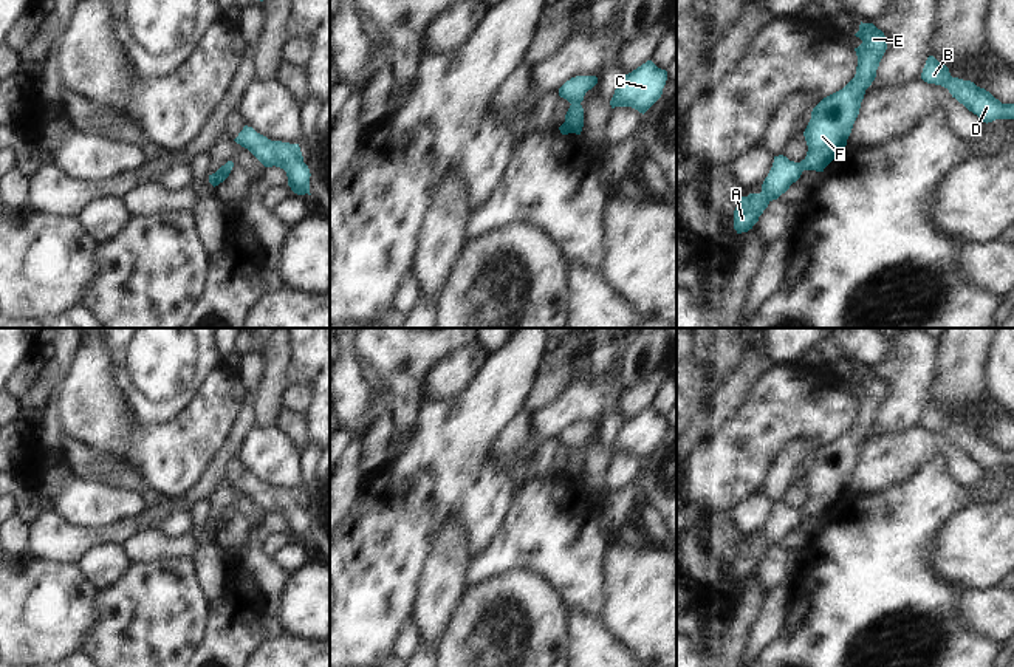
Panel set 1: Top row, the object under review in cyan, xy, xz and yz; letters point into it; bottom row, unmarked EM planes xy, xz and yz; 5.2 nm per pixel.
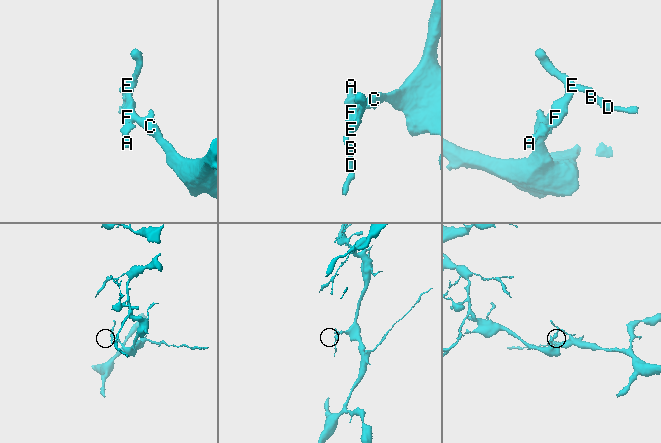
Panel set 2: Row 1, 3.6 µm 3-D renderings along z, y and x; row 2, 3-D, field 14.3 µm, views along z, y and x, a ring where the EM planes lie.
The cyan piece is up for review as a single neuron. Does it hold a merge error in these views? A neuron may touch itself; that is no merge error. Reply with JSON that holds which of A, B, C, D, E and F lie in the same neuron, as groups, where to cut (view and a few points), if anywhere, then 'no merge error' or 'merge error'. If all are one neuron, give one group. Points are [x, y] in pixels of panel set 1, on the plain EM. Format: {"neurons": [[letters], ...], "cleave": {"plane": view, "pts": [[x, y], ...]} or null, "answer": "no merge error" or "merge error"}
{"neurons": [["A", "B", "C", "D", "E", "F"]], "cleave": null, "answer": "no merge error"}

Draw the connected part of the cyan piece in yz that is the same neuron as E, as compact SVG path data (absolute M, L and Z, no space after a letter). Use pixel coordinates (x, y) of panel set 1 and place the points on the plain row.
M873 370L859 371L855 381L862 390L855 395L858 413L855 424L839 438L824 444L811 458L803 478L808 498L800 509L786 503L774 503L772 514L762 531L760 540L737 543L734 576L748 579L772 546L785 540L803 517L824 518L824 515L844 497L859 461L865 436L876 424L876 416L887 396L887 385Z

